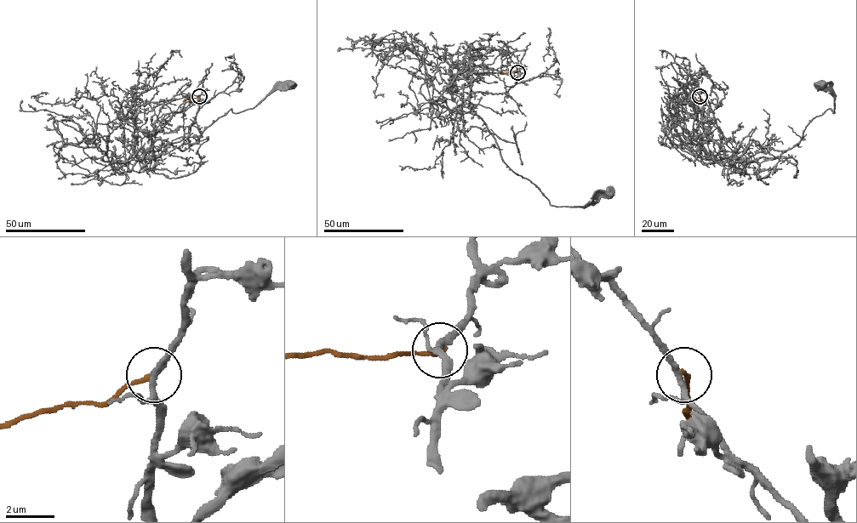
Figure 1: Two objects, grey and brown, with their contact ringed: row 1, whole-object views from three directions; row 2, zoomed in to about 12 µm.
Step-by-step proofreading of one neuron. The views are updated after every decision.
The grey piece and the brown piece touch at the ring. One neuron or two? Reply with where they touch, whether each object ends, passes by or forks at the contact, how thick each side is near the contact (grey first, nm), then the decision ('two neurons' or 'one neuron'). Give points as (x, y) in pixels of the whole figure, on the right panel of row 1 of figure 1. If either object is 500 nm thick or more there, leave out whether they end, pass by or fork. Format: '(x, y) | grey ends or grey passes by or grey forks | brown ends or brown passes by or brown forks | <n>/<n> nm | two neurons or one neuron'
(699, 96) | grey forks | brown ends | 200/180 nm | two neurons

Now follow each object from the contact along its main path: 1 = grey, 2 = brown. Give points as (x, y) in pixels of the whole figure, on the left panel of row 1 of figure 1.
1: (199, 96), (189, 135), (143, 159), (168, 142), (185, 150), (231, 109), (254, 108), (290, 84)
2: (199, 96), (183, 100)

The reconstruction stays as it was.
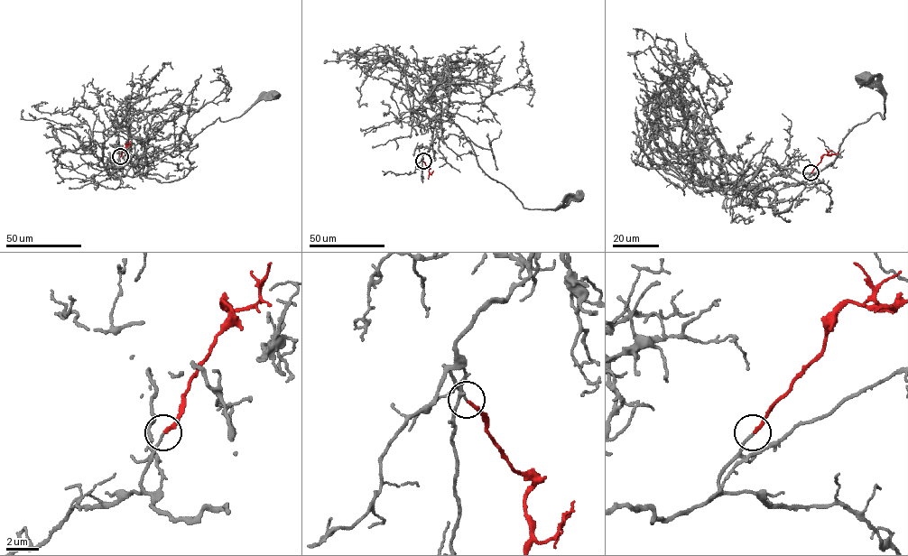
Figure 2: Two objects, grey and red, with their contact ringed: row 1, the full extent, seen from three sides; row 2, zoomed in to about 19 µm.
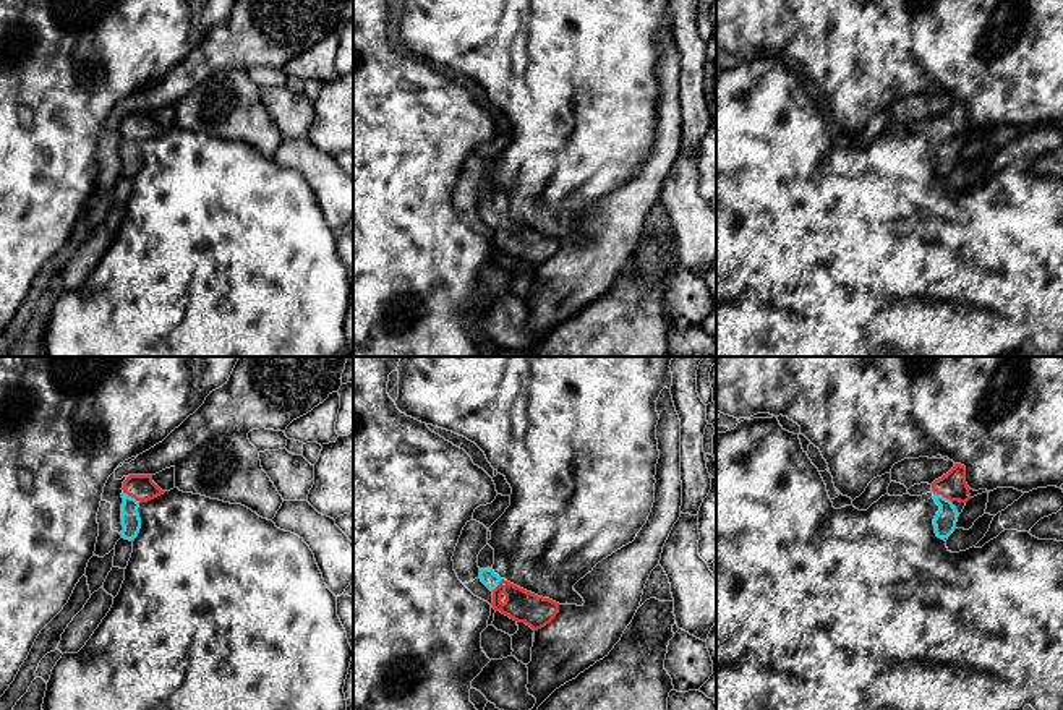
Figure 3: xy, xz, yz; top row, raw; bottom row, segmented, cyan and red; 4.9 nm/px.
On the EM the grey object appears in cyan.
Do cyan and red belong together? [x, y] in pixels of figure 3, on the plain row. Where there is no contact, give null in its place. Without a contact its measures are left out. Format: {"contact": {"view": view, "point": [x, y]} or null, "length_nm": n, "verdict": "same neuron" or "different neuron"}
{"contact": {"view": "yz", "point": [942, 133]}, "length_nm": 110, "verdict": "same neuron"}

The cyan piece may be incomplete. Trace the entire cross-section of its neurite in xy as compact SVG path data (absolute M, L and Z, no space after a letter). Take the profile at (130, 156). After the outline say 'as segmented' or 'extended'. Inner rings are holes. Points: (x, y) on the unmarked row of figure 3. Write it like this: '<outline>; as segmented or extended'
M130 112L123 118L123 141L122 141L122 175L133 177L141 165L141 156L138 144L141 139L147 139L165 128L162 128L154 118L152 112Z; extended

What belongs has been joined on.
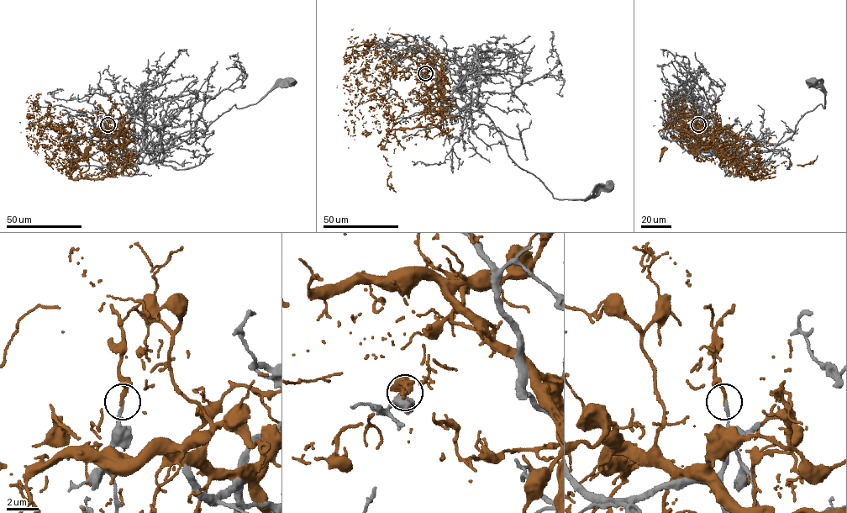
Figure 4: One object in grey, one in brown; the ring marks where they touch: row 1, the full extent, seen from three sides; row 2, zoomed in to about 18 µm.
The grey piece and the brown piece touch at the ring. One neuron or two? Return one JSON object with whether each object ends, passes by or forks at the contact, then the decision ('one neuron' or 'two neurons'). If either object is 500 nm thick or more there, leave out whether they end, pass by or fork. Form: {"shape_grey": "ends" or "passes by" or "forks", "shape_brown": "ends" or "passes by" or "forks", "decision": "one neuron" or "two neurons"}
{"shape_grey": "ends", "shape_brown": "ends", "decision": "two neurons"}

